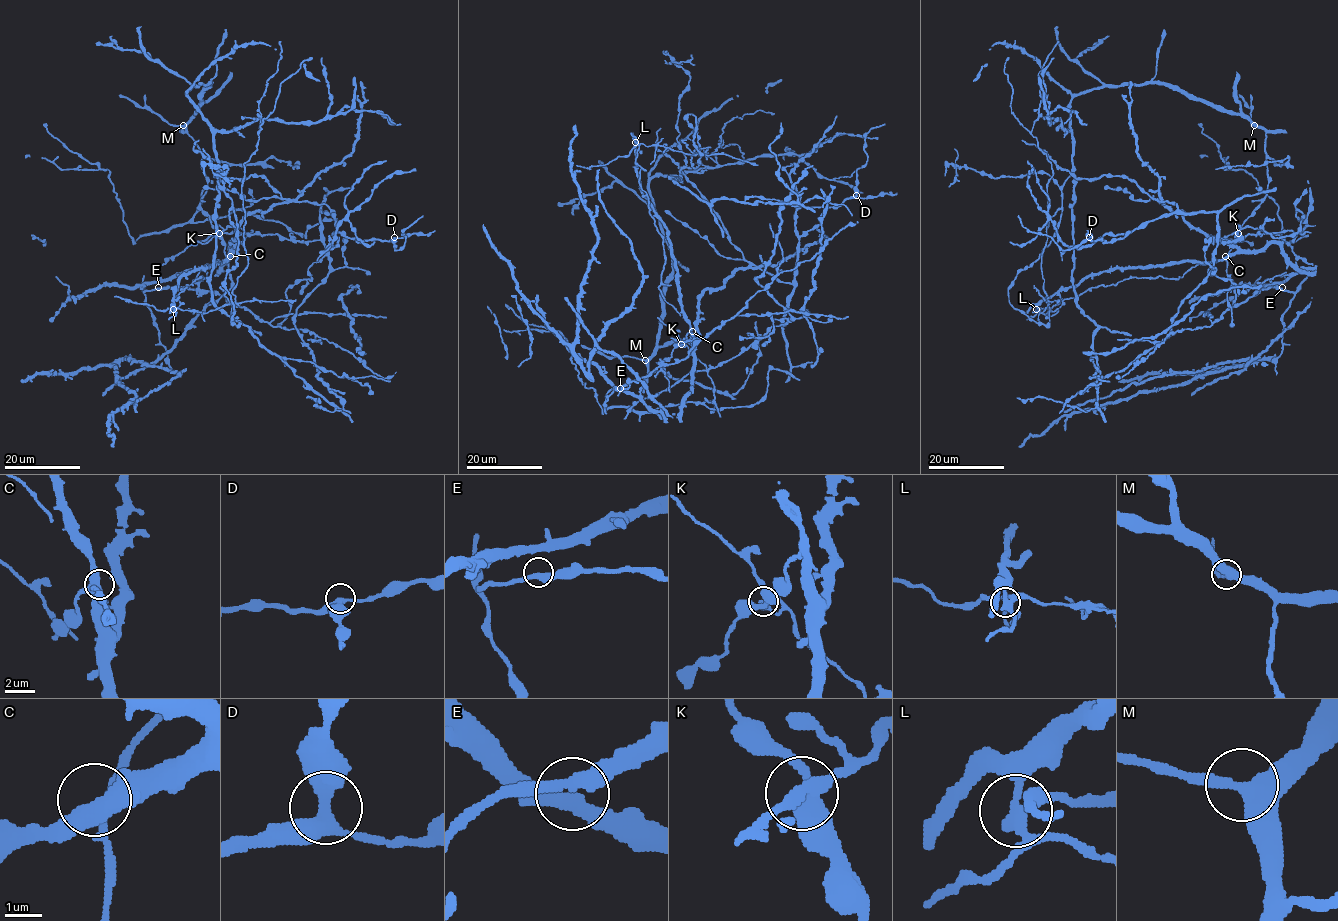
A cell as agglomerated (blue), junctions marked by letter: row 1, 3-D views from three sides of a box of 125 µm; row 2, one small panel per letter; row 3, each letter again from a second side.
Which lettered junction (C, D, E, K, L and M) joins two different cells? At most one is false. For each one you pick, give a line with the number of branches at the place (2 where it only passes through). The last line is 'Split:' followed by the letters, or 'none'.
L: branches 4
Split: L

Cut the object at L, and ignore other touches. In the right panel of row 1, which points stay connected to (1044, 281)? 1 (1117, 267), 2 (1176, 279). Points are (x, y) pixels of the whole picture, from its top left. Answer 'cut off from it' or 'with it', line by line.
1: cut off from it
2: with it

